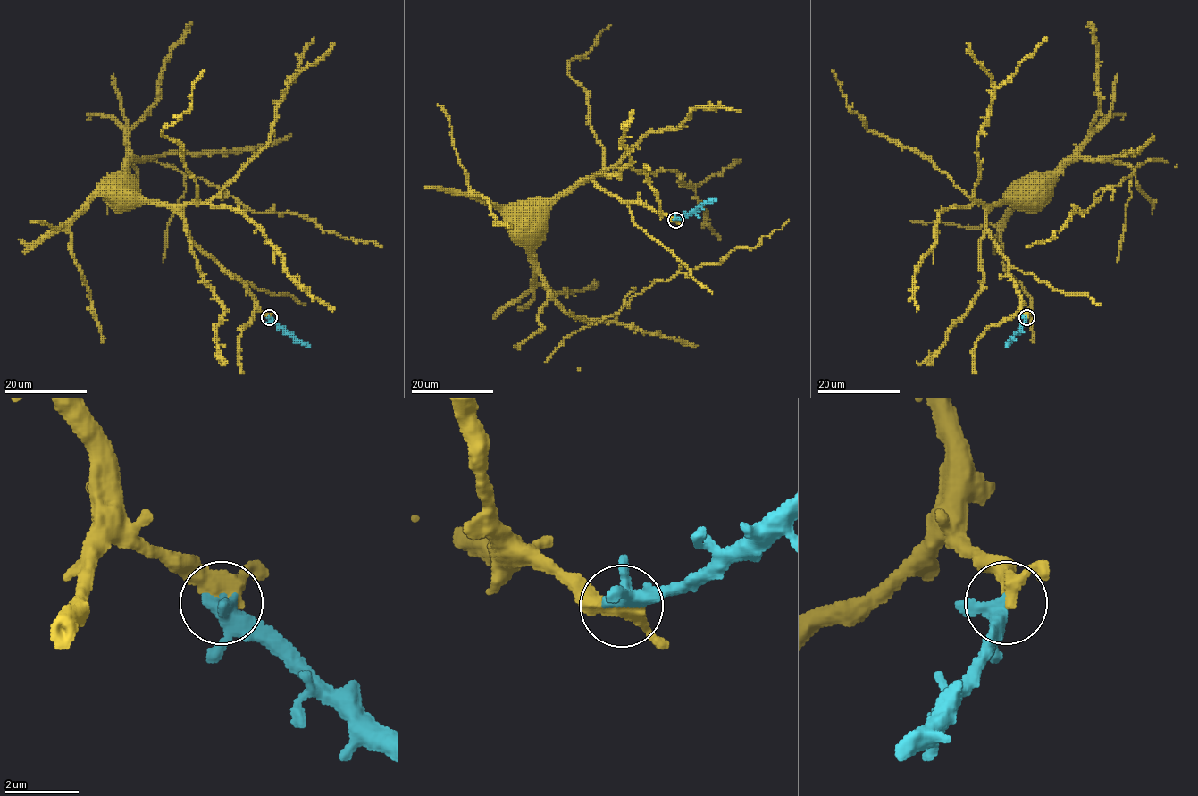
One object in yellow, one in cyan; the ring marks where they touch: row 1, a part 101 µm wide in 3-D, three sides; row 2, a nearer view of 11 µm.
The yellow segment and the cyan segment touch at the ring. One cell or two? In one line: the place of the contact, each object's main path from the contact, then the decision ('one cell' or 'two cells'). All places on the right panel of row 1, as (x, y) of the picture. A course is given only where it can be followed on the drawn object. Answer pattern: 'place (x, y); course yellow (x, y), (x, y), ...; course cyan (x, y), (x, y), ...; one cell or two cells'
place (1026, 317); course yellow (1026, 317), (1020, 309), (1019, 290), (1009, 277), (1008, 262), (986, 226), (986, 213), (1019, 190); course cyan (1026, 317), (1026, 322), (1005, 346); one cell

